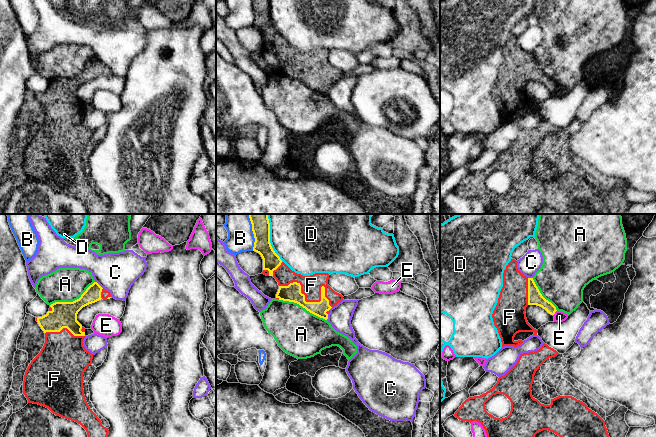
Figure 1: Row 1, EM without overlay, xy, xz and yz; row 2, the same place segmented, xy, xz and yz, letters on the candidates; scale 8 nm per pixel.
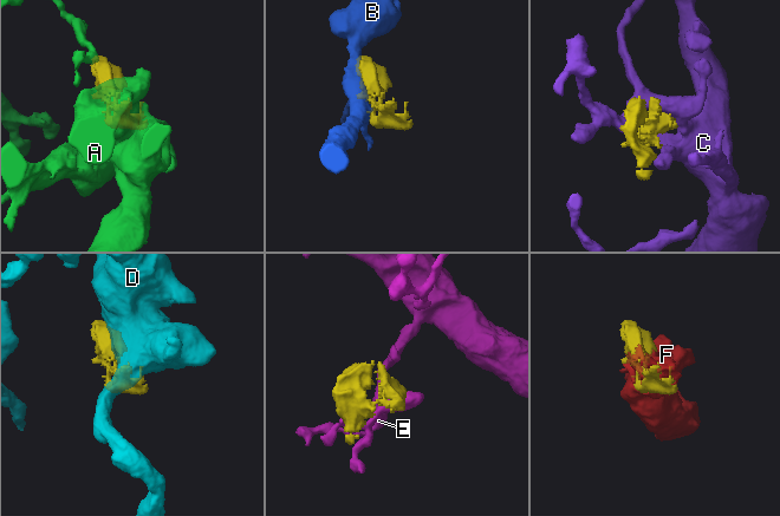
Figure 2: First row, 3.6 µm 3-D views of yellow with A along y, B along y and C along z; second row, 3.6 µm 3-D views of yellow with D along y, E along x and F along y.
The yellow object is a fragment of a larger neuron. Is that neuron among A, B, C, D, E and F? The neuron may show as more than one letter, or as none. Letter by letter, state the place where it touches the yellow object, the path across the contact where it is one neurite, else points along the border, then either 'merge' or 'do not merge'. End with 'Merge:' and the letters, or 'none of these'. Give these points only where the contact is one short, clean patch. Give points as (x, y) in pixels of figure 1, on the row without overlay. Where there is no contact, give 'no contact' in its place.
A: contact xz (302, 82); do not merge
B: contact xz (254, 13); do not merge
C: contact xy (99, 61); do not merge
D: contact xz (270, 19); do not merge
E: contact yz (554, 89); border yz (557, 86), (553, 91); do not merge
F: contact xz (313, 78); merge
Merge: F

